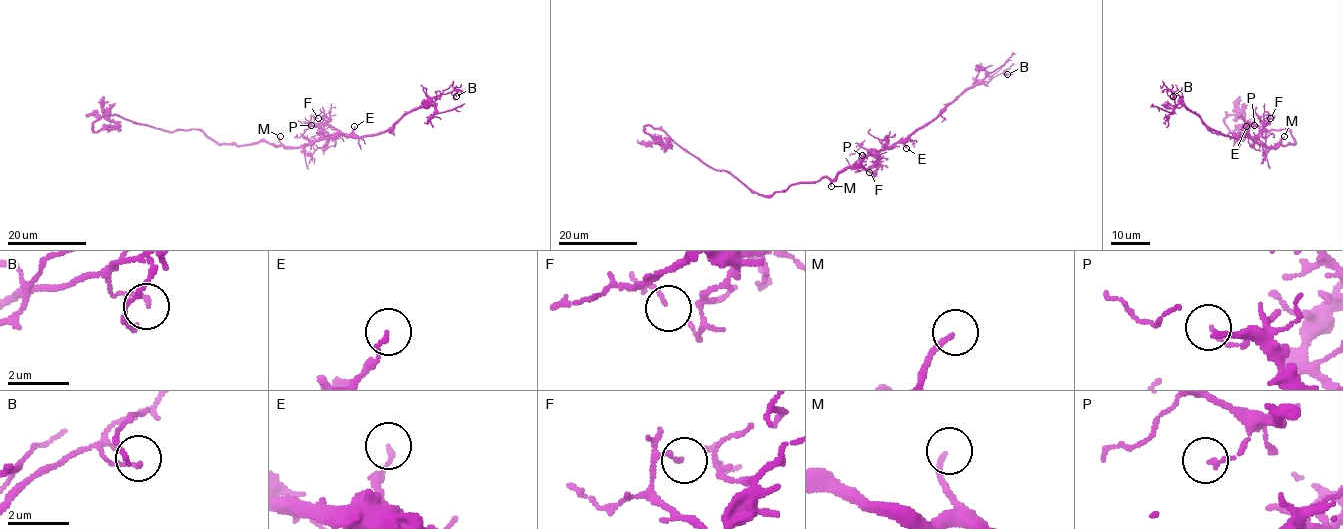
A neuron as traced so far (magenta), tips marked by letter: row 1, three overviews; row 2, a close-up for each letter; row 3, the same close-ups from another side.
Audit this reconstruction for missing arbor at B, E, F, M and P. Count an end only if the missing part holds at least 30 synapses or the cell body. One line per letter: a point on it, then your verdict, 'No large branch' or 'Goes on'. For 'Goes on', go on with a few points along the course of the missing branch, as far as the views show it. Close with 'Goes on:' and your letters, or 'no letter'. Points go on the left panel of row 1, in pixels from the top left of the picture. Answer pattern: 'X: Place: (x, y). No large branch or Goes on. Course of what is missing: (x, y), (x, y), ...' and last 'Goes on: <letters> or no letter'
B: Place: (456, 96). No large branch
E: Place: (354, 126). No large branch
F: Place: (318, 118). No large branch
M: Place: (280, 136). Goes on. Course of what is missing: (280, 136), (323, 138), (331, 141), (342, 154), (362, 148), (368, 157), (385, 158), (393, 169)
P: Place: (311, 125). No large branch
Goes on: M

